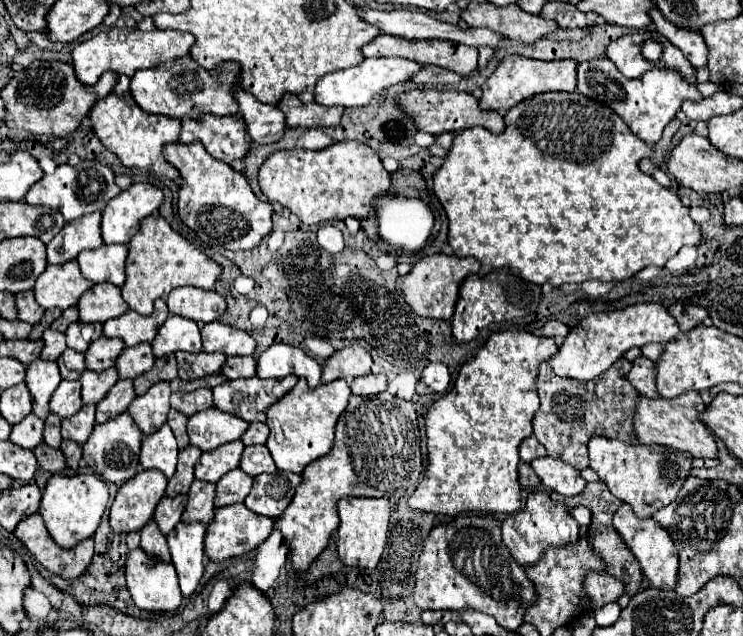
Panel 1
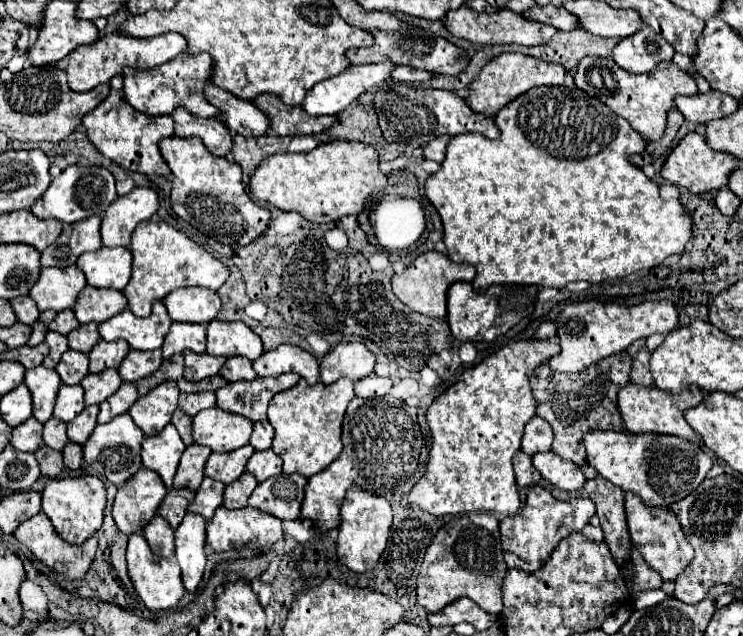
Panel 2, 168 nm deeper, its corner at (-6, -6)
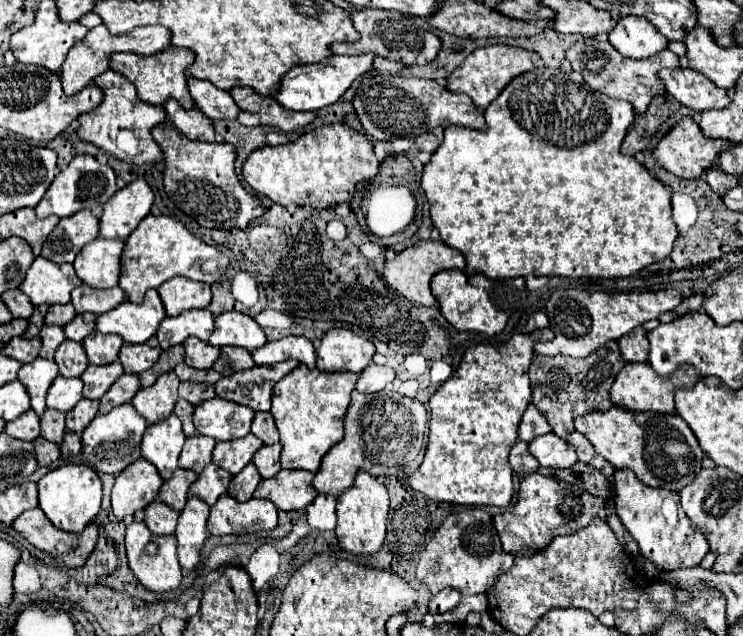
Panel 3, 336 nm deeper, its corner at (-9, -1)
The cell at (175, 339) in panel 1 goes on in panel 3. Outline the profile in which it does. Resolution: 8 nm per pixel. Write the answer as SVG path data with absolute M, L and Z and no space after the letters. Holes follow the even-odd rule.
M186 310L186 314L178 314L174 318L164 318L158 326L156 338L162 350L182 344L188 336L196 336L200 340L208 340L214 330L214 316L210 310Z

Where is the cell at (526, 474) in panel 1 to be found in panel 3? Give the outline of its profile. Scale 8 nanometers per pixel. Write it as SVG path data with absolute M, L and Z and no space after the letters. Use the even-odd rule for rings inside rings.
M516 440L512 450L510 450L510 466L520 476L532 474L532 472L536 472L540 468L538 460L528 452L528 444L522 442L522 440Z

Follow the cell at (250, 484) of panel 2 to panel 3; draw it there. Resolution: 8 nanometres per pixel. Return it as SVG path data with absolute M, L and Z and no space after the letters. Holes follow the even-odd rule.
M248 464L240 474L236 474L230 482L230 488L228 488L228 494L240 502L246 502L252 498L256 486L260 484L262 476L260 472L256 470L254 464Z

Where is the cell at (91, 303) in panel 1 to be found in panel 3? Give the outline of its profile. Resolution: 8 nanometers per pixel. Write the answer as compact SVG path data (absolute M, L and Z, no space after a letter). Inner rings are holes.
M78 286L74 292L72 292L72 304L76 308L78 314L82 312L94 312L96 316L116 308L120 302L124 302L124 290L114 286L114 288L108 288L108 290L96 290L96 288L90 288L90 286Z

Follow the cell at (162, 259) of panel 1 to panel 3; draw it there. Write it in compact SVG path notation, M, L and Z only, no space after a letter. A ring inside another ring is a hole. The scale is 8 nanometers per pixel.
M148 214L126 240L120 262L118 286L126 292L130 302L142 302L148 288L158 288L172 276L184 276L190 280L214 284L220 280L226 266L228 258L216 246L208 246L206 242L190 234L182 222L162 214Z

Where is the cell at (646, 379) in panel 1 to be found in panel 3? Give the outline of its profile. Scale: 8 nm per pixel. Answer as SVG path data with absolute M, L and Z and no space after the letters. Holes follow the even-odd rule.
M642 326L638 330L632 330L630 334L622 336L618 340L620 352L624 362L648 362L648 342L646 342L646 332Z

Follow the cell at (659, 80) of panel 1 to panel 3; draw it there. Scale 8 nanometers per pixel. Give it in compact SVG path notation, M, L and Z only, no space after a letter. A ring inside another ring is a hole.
M600 36L578 40L574 46L570 46L570 50L566 50L566 58L572 64L572 70L580 72L584 76L588 86L592 86L594 90L598 90L610 98L628 100L634 106L634 110L640 114L646 112L650 100L656 94L664 92L664 84L656 72L662 68L678 68L678 56L674 52L670 52L668 48L662 50L662 54L656 54L656 58L634 60L634 58L622 56L608 40L604 40Z

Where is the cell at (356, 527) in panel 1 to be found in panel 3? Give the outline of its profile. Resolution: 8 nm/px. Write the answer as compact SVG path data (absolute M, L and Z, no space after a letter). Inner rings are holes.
M360 470L352 488L338 496L336 504L336 536L340 548L350 554L374 554L382 548L386 536L386 516L388 516L388 492L374 476Z

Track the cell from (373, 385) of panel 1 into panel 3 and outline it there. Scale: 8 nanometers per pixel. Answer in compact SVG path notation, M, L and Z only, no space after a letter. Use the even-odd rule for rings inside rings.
M368 364L356 382L356 390L360 392L380 392L386 388L396 378L396 372L388 366L378 366L378 364Z

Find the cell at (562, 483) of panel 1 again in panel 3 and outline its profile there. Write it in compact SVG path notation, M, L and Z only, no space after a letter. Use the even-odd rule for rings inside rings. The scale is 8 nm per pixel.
M554 432L534 438L528 446L530 454L546 468L570 468L578 460L574 446L558 438Z

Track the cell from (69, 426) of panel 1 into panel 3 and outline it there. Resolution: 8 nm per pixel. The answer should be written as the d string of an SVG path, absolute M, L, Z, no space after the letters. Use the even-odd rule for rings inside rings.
M80 400L68 414L66 414L66 428L82 434L82 430L88 426L88 422L98 414L98 400Z

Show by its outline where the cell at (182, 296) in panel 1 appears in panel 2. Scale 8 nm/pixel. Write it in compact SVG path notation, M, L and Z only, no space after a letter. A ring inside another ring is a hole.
M185 287L171 291L163 299L173 321L183 323L209 323L221 311L221 299L217 293L201 287Z

